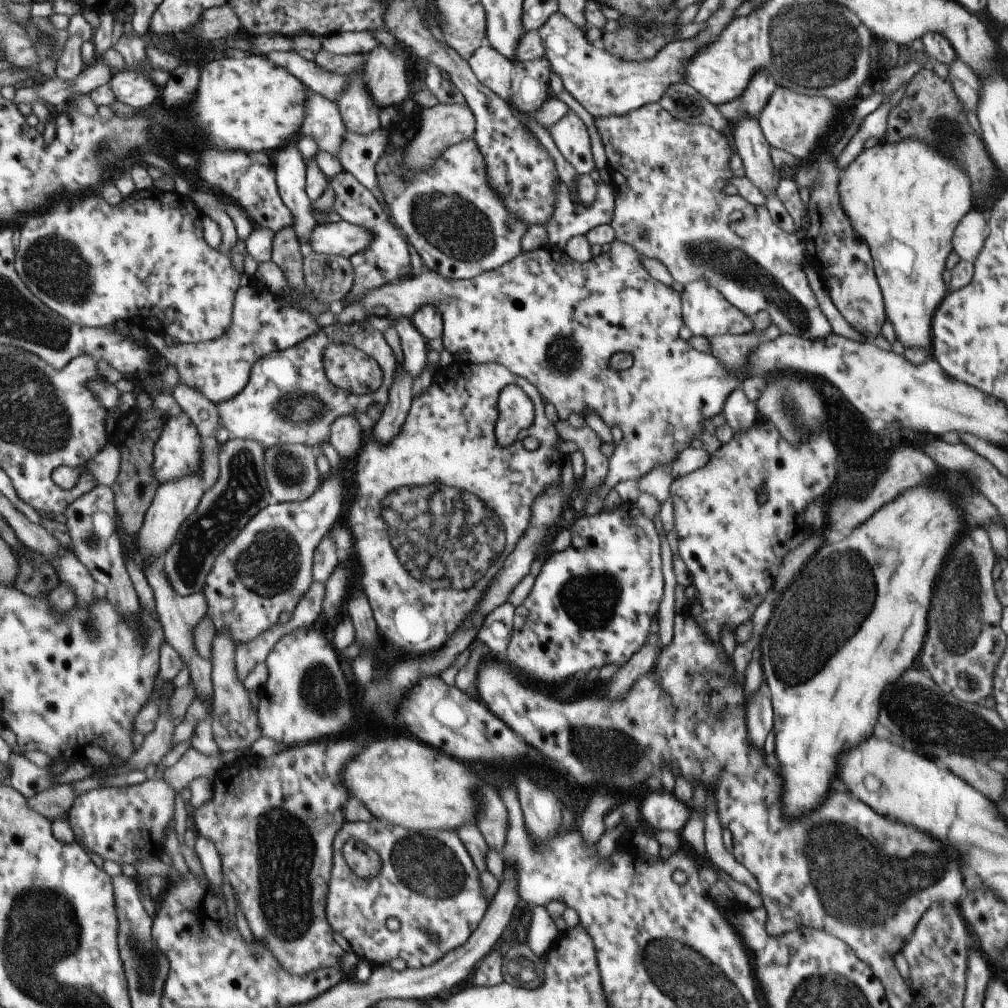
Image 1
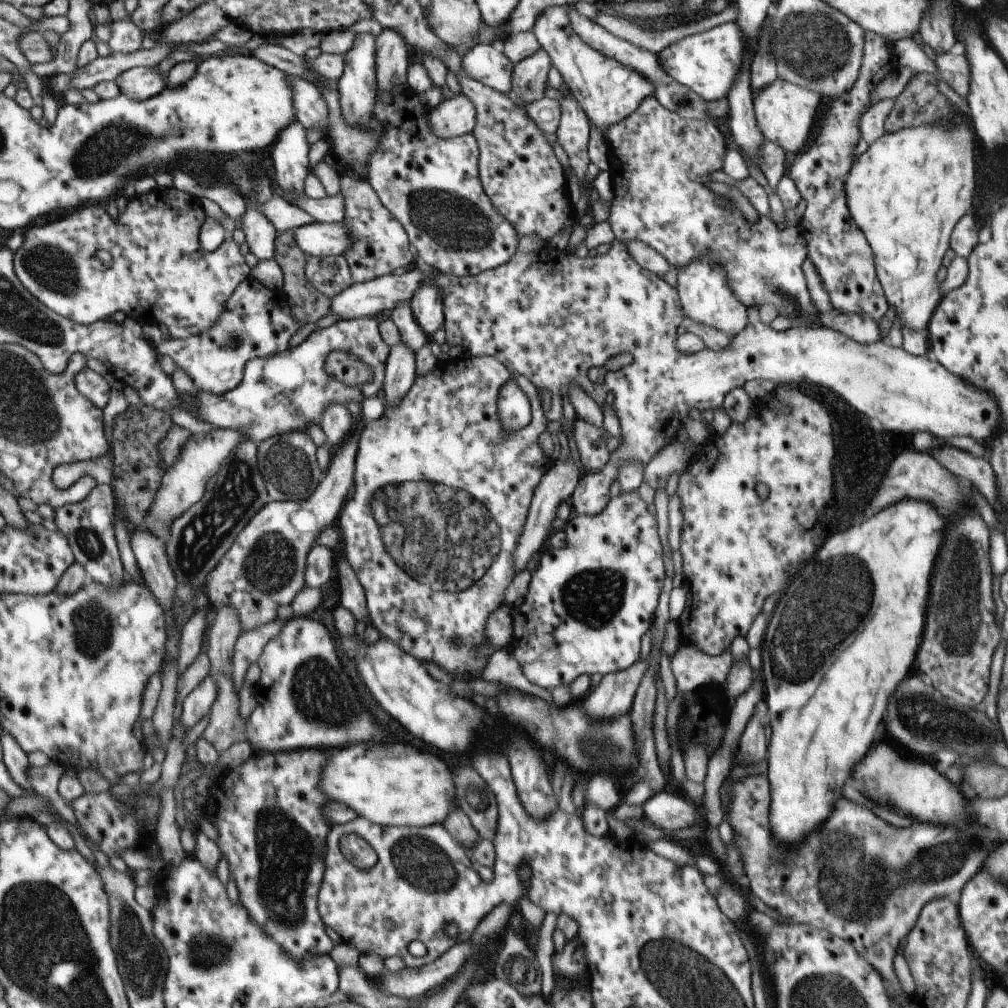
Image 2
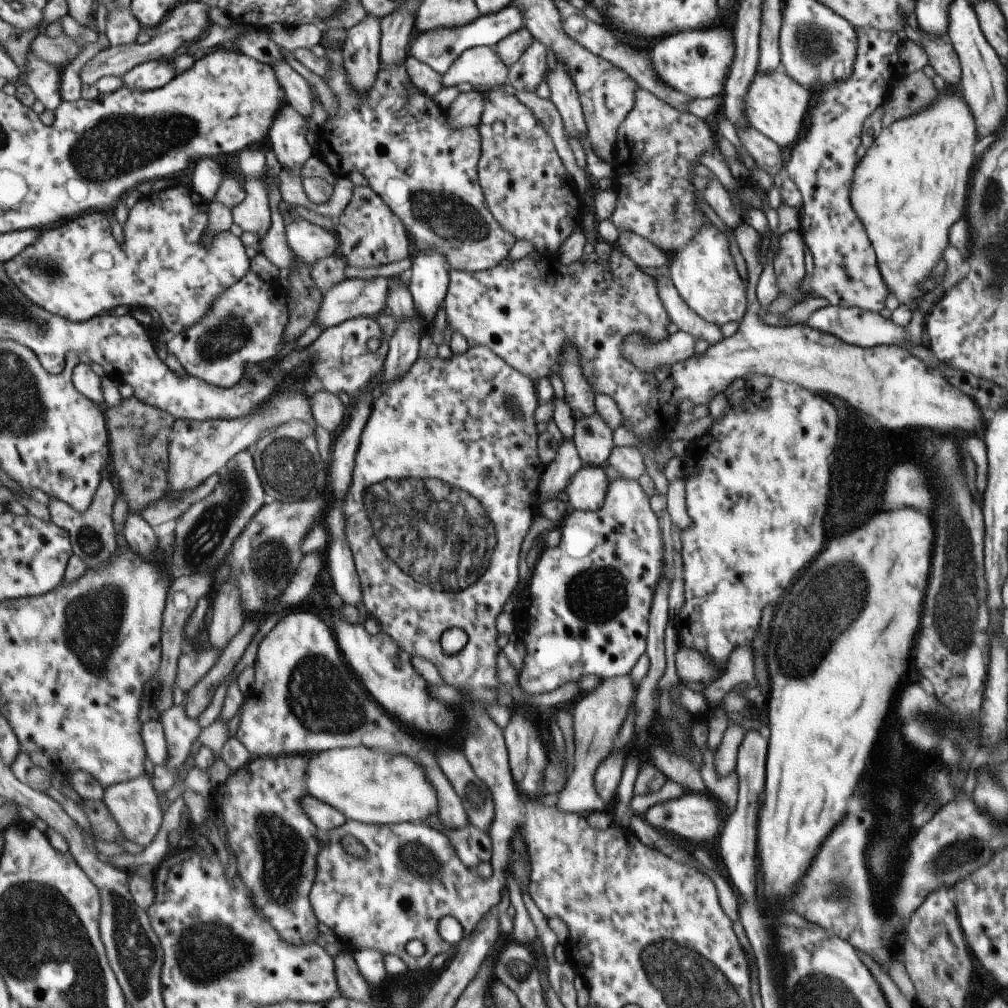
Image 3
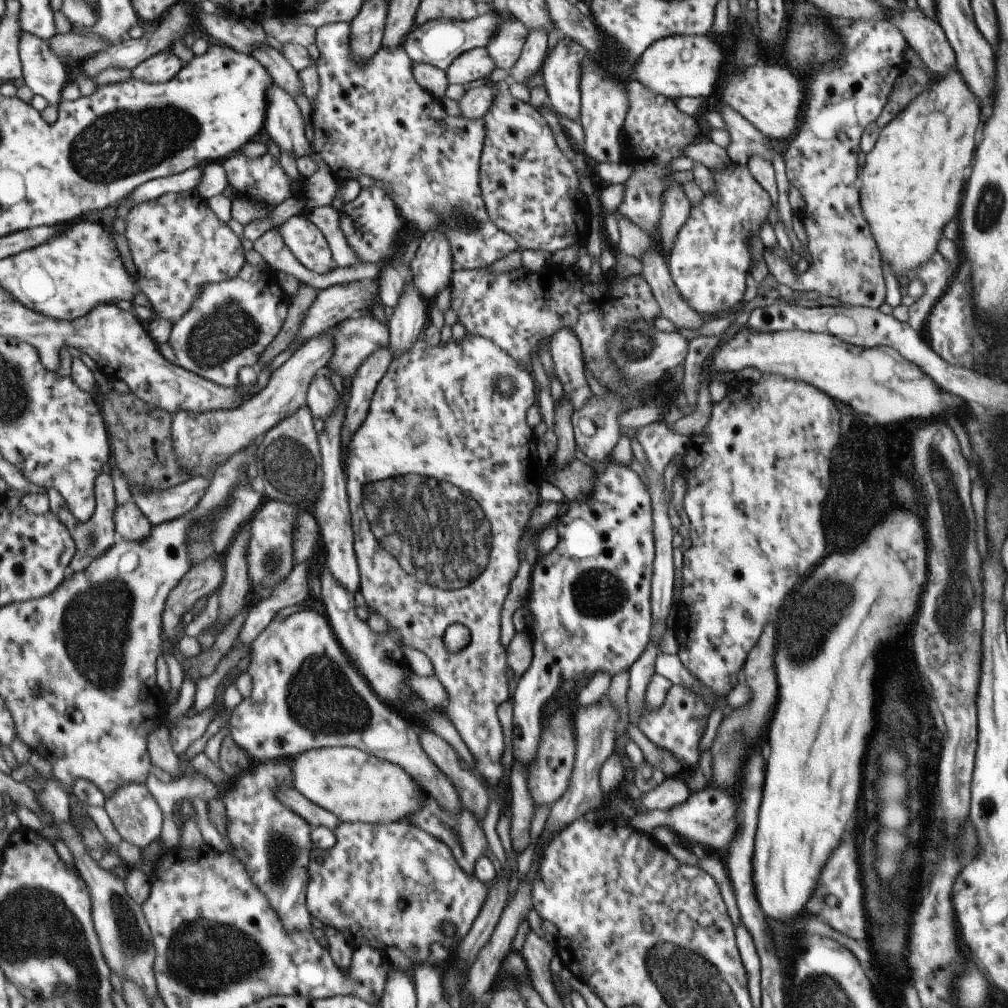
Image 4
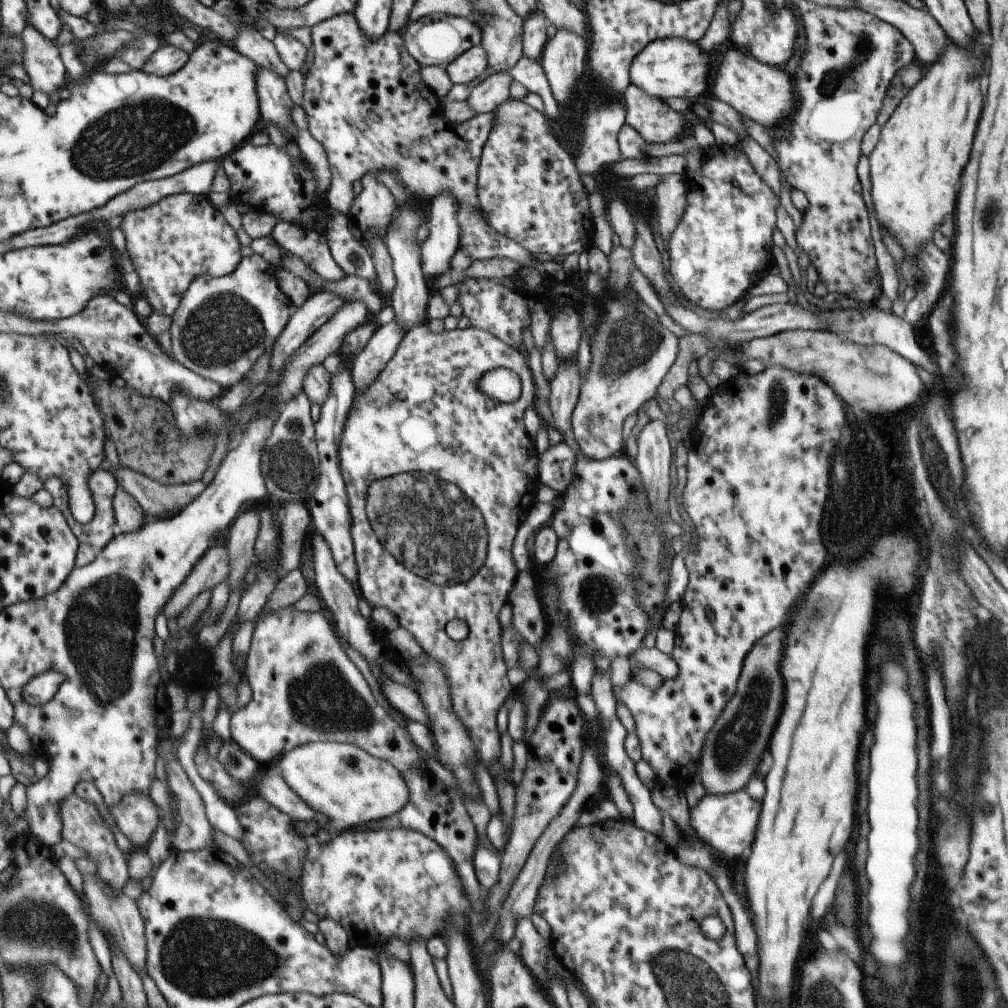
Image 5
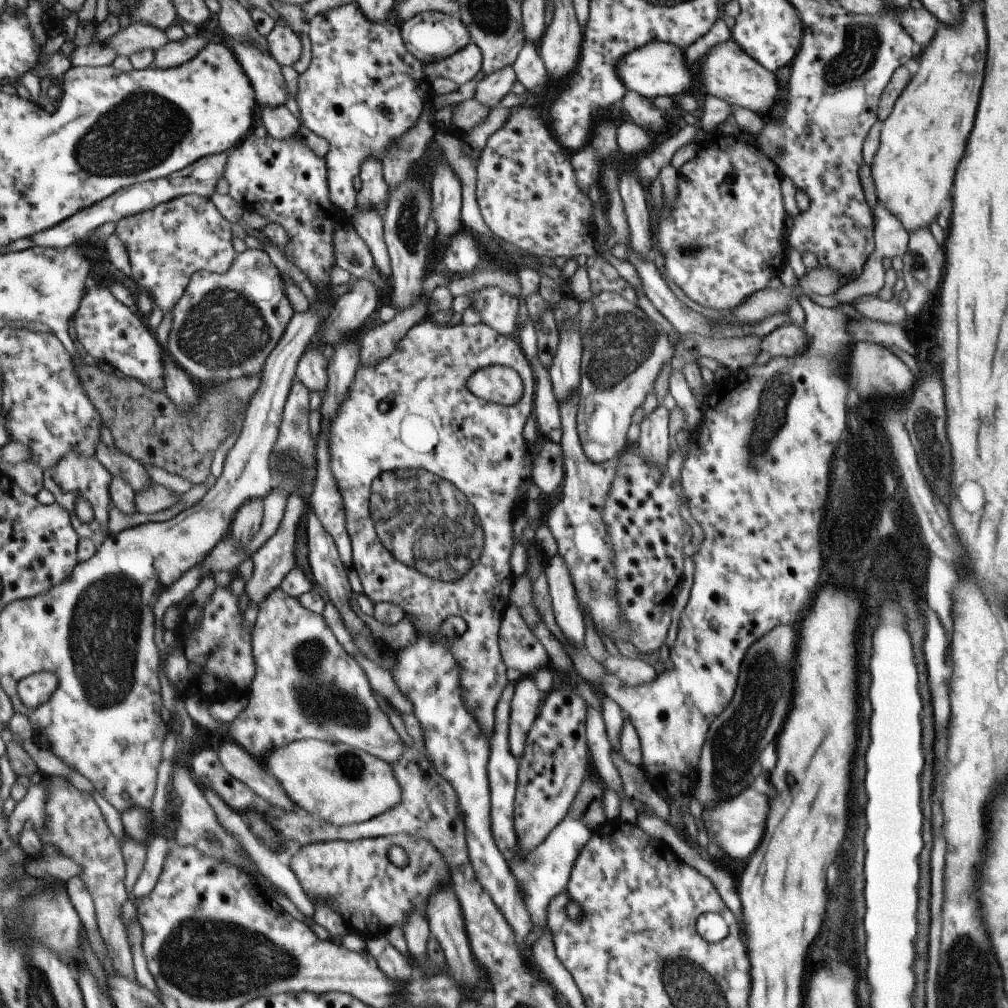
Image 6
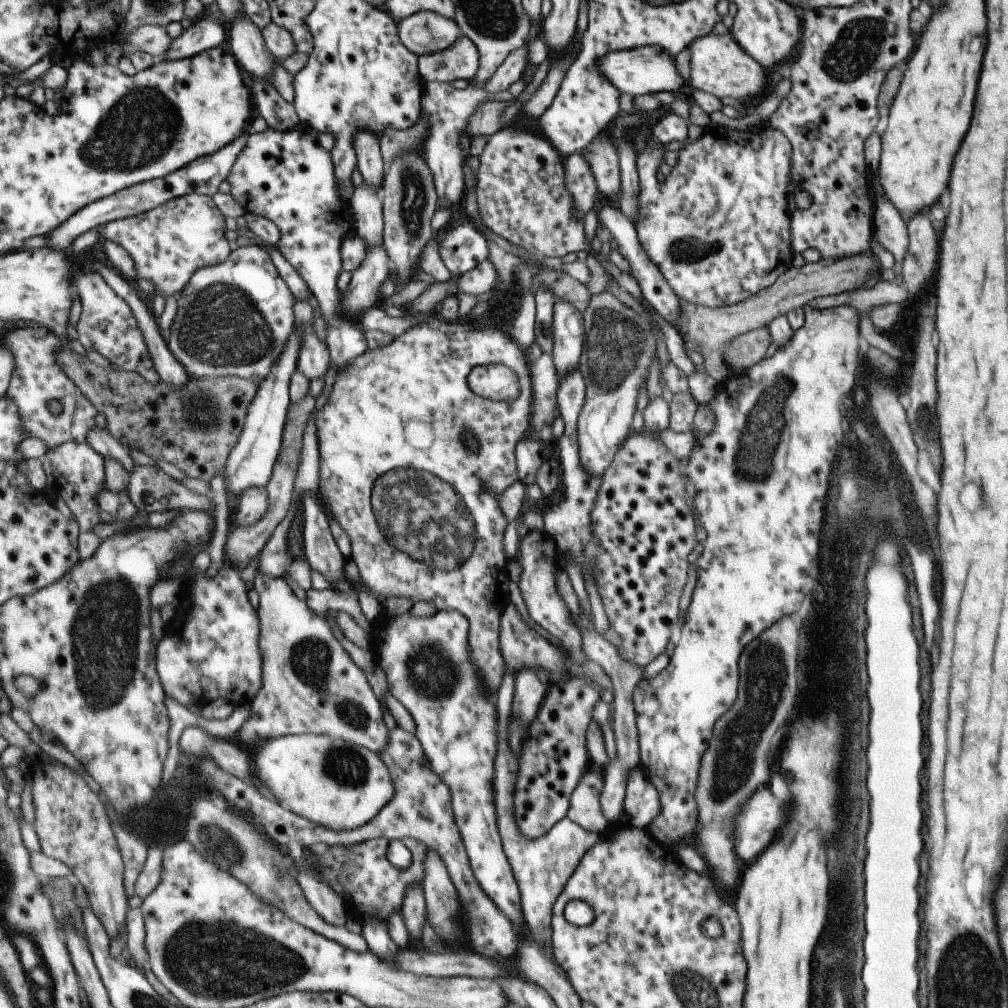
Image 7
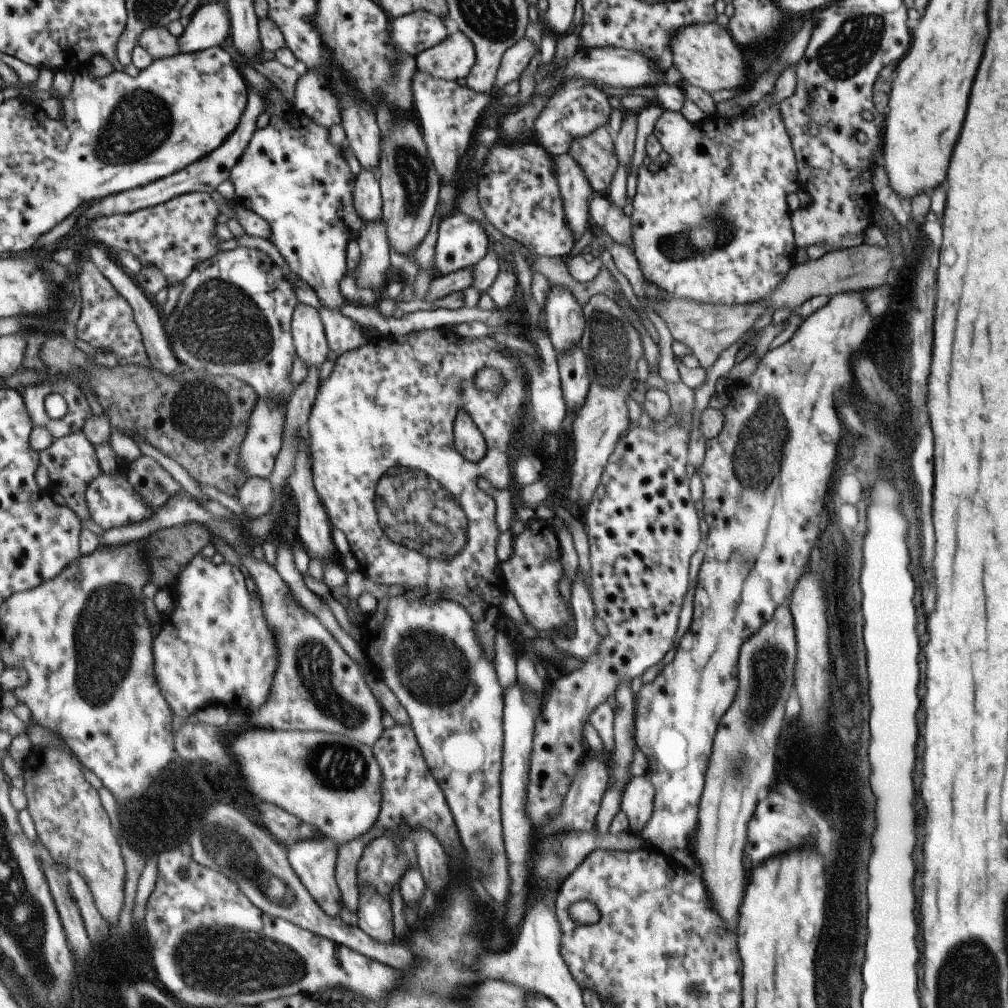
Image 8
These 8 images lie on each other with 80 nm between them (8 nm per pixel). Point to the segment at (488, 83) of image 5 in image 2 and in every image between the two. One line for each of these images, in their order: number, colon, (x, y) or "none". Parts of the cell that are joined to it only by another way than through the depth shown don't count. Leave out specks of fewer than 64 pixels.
2: (456, 116)
3: (464, 111)
4: (474, 102)

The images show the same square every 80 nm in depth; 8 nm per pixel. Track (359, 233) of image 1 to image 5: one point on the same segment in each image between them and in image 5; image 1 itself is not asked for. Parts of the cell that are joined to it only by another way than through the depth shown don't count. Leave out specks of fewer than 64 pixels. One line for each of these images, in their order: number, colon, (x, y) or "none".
2: (315, 239)
3: (309, 242)
4: (304, 240)
5: (309, 245)

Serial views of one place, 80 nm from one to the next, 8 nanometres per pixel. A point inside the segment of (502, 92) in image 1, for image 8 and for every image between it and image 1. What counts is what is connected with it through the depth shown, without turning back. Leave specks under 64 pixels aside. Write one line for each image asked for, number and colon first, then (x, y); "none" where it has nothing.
2: (485, 63)
3: (480, 66)
4: (474, 65)
5: (469, 66)
6: (461, 67)
7: (460, 61)
8: (453, 57)

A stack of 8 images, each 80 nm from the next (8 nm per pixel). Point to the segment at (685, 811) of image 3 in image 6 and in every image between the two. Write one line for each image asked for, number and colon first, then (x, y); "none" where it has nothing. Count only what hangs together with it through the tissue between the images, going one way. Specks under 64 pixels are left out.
4: (706, 817)
5: (726, 822)
6: (735, 826)

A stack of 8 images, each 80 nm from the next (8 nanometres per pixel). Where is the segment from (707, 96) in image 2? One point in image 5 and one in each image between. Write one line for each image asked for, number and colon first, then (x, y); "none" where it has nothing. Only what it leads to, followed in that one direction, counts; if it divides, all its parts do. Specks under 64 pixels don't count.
3: (696, 62)
4: (676, 66)
5: (674, 67)

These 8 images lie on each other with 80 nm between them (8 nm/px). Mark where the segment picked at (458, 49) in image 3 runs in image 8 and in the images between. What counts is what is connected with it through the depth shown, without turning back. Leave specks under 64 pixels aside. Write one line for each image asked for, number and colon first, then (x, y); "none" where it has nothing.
4: (437, 43)
5: (432, 40)
6: (429, 37)
7: (424, 32)
8: (412, 33)

